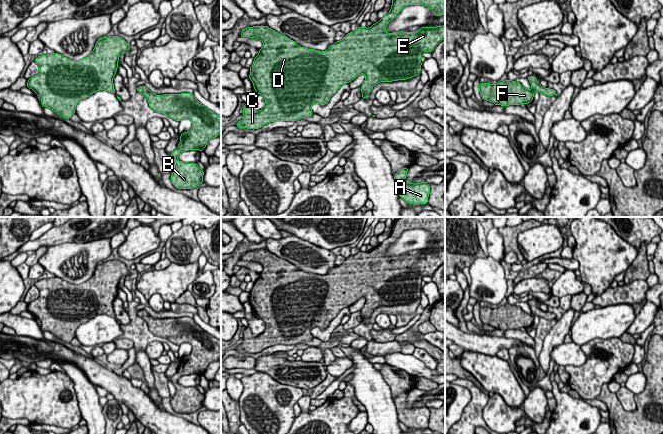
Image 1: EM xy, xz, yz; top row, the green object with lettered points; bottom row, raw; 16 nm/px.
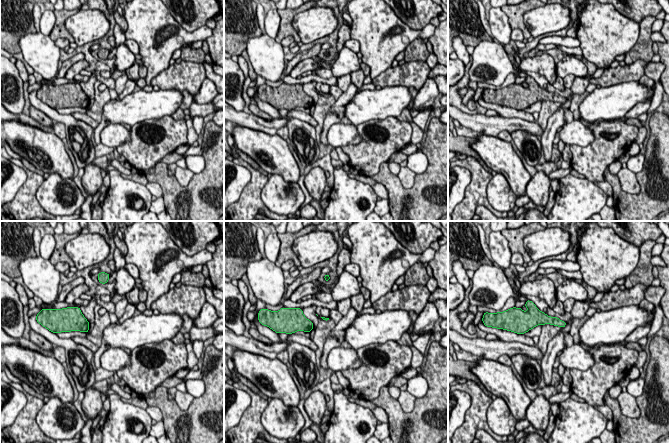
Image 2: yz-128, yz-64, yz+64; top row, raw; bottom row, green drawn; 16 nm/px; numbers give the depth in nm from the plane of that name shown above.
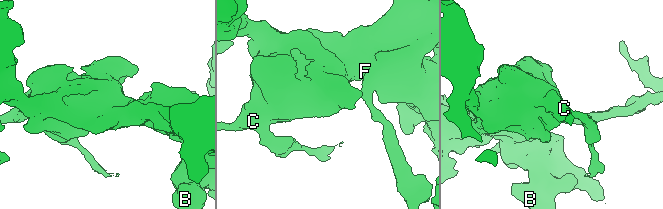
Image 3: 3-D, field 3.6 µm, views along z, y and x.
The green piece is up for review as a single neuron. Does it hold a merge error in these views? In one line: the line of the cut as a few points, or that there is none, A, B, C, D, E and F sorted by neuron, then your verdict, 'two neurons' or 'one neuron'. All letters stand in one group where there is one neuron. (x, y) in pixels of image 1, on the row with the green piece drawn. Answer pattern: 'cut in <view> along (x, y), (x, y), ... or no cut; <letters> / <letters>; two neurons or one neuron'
no cut; A B C D E F; one neuron

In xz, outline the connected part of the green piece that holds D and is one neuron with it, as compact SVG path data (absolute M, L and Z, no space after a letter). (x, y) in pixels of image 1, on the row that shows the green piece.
M392 0L390 12L377 23L370 28L359 27L355 31L348 33L343 40L336 41L326 51L297 46L295 41L277 33L268 26L253 26L243 29L240 36L257 38L263 42L263 47L259 50L259 54L254 58L254 62L250 67L249 78L254 85L255 92L265 98L265 105L260 111L254 112L251 105L246 103L243 106L243 118L236 126L254 130L274 121L297 121L301 118L311 117L313 114L311 106L313 104L326 105L331 96L343 84L351 82L362 73L366 75L366 78L361 86L363 94L361 98L368 98L372 88L379 82L406 80L420 75L422 54L432 52L445 39L445 25L422 27L417 32L399 31L387 33L385 29L389 21L394 19L405 6L409 5L424 5L429 7L435 16L445 15L445 0Z

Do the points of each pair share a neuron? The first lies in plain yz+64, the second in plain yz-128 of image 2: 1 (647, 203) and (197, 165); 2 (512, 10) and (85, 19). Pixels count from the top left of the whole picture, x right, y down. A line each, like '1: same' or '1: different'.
1: different
2: different

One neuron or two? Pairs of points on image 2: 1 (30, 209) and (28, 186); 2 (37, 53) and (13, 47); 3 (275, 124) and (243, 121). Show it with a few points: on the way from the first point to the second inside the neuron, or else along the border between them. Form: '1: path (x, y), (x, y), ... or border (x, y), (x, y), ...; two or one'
1: path (28, 203), (28, 192); one
2: border (36, 32), (25, 34), (19, 39), (20, 51); two
3: path (267, 124), (251, 121); one

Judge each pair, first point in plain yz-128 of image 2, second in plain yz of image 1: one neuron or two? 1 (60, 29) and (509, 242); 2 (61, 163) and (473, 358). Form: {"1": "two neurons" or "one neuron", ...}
{"1": "one neuron", "2": "one neuron"}

